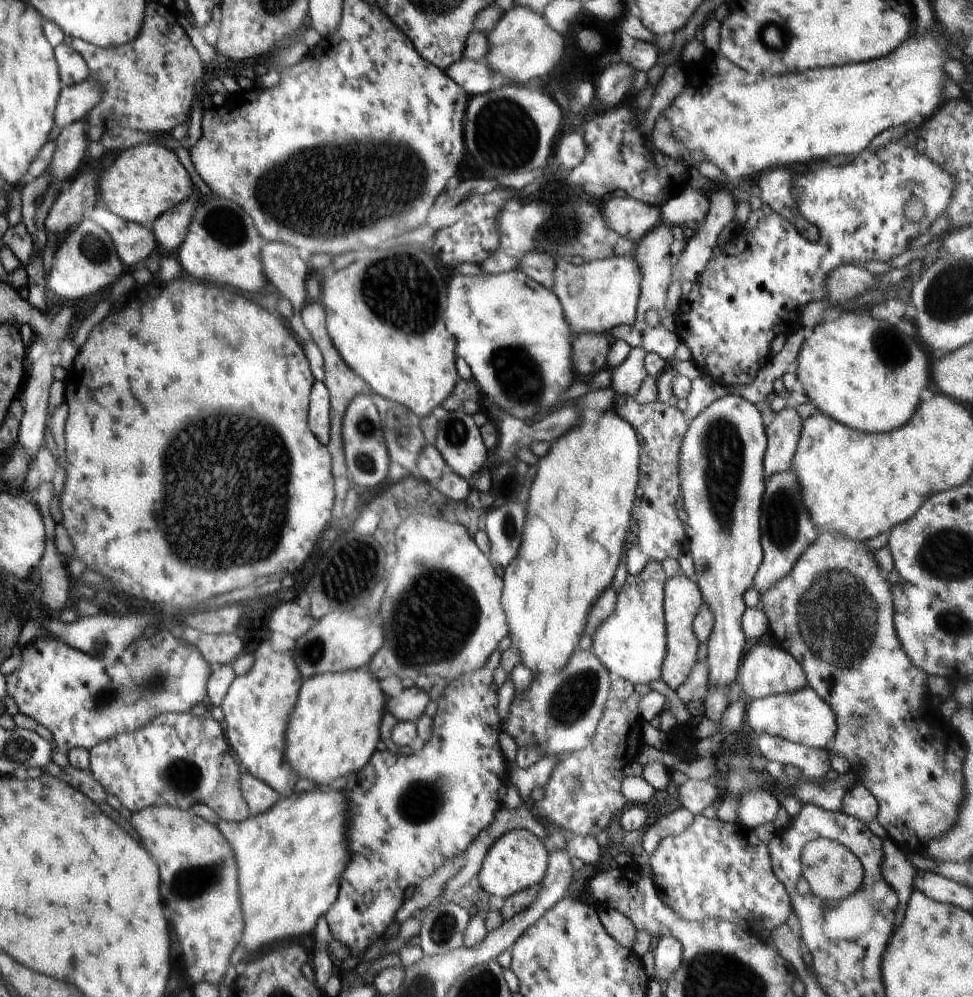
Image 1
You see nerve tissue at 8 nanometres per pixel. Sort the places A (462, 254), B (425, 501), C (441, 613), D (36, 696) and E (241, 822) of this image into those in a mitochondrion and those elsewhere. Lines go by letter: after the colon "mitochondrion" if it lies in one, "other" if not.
A: other
B: other
C: mitochondrion
D: other
E: other

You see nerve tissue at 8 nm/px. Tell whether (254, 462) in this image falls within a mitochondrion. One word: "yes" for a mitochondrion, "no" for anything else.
yes

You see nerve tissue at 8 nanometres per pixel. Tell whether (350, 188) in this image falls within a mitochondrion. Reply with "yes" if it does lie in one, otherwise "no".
yes

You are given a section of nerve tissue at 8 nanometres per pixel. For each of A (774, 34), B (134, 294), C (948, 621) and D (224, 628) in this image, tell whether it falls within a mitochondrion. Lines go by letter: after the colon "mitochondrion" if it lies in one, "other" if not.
A: mitochondrion
B: other
C: mitochondrion
D: other

